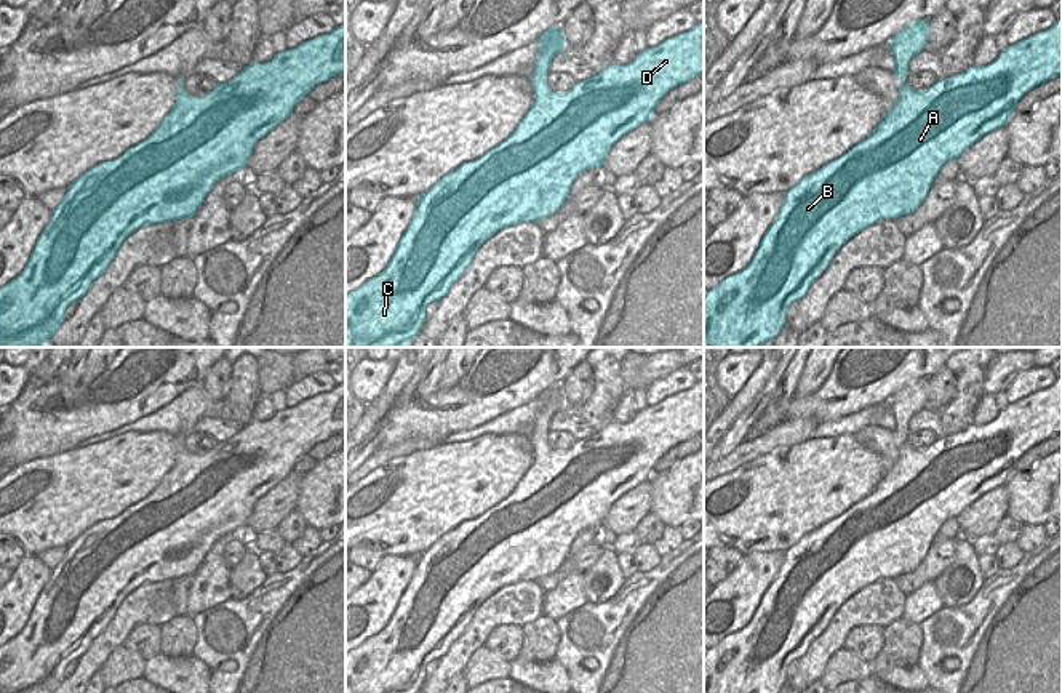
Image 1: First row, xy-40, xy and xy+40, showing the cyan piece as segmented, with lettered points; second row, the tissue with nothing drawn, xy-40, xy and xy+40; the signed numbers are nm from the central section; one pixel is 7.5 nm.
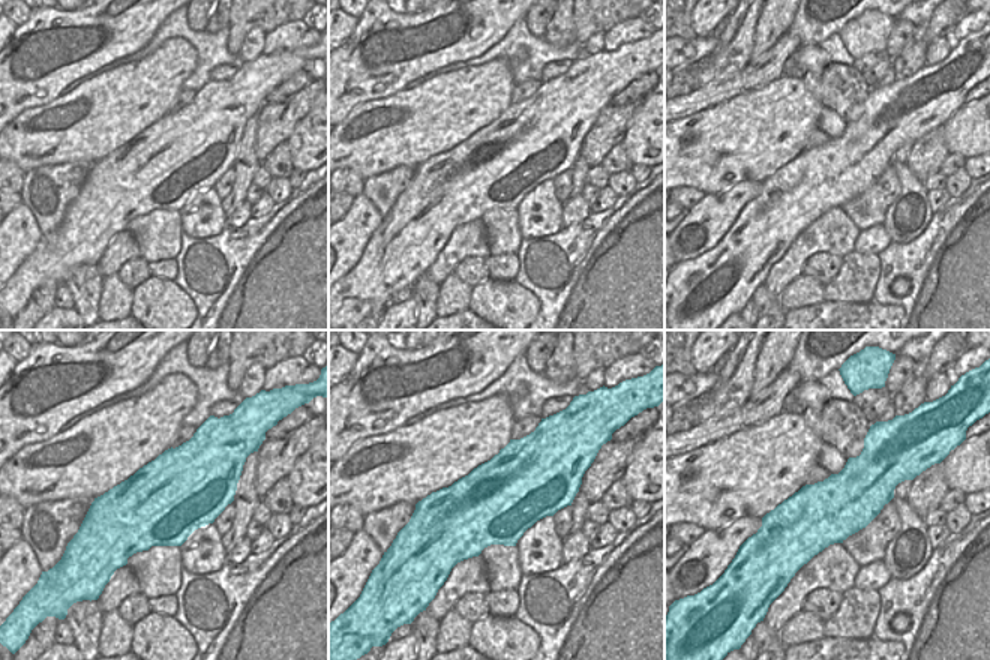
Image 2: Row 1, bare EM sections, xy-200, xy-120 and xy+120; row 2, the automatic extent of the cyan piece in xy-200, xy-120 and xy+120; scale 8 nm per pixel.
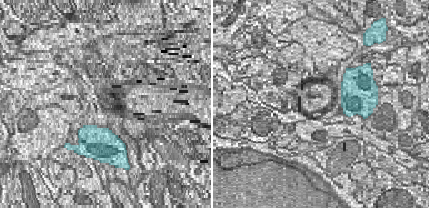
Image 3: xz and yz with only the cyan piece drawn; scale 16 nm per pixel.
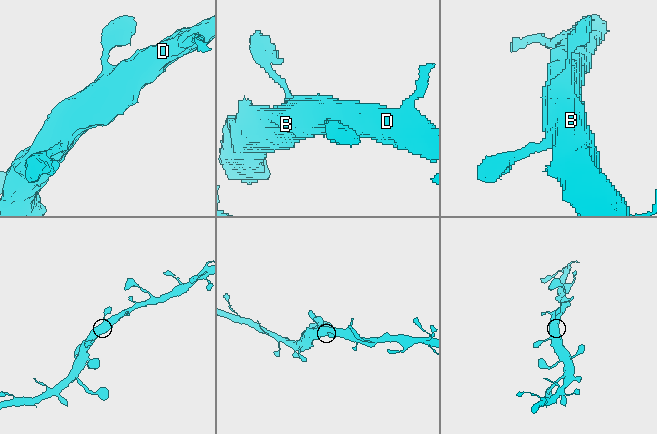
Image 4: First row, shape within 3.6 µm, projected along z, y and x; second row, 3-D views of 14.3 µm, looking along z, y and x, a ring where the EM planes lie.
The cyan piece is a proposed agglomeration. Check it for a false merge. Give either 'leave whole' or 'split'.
leave whole

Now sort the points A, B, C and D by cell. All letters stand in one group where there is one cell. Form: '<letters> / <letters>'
A B C D

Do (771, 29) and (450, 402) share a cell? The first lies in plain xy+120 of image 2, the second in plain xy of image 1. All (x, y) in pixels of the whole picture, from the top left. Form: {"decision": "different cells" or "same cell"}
{"decision": "different cells"}

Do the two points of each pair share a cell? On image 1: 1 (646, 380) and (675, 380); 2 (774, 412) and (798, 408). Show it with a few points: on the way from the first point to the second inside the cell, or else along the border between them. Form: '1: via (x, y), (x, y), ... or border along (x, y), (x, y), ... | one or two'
1: border along (682, 367), (659, 376), (646, 389) | two
2: border along (794, 396), (787, 416) | two

